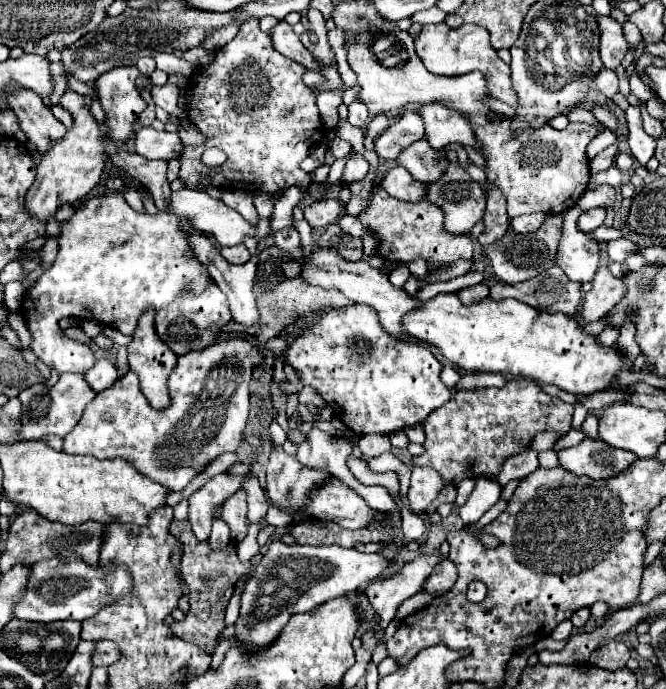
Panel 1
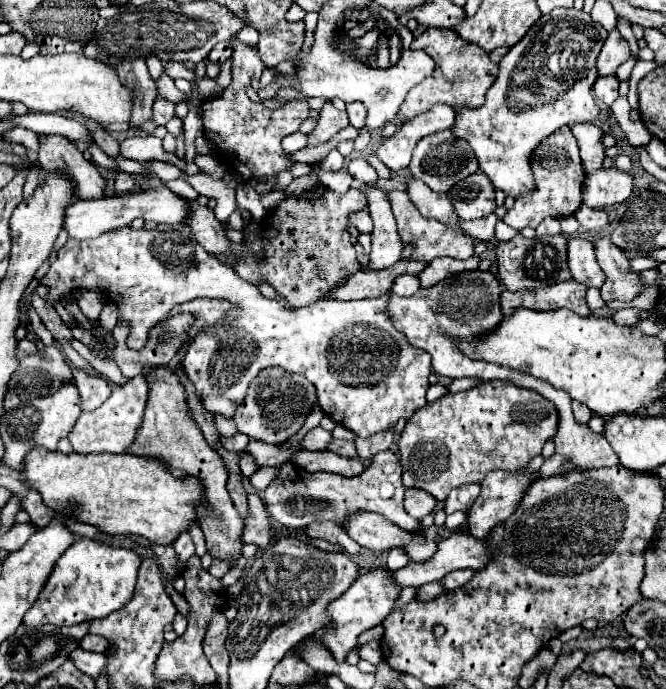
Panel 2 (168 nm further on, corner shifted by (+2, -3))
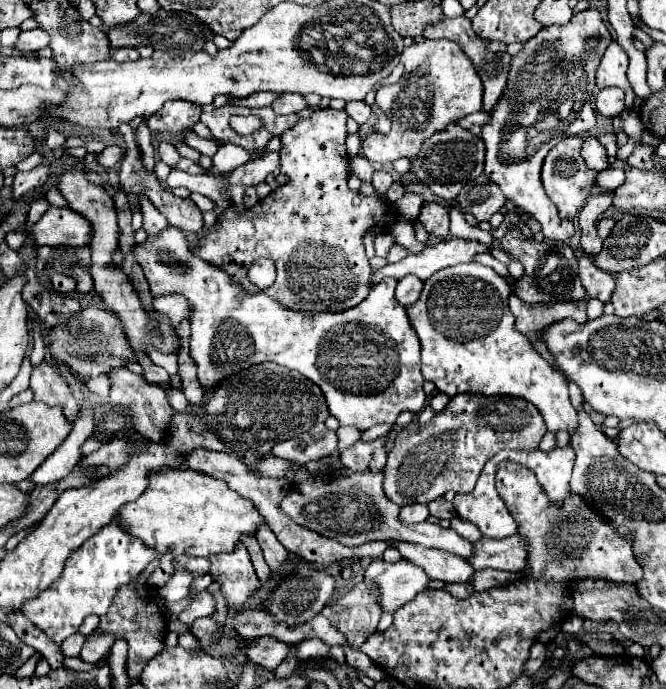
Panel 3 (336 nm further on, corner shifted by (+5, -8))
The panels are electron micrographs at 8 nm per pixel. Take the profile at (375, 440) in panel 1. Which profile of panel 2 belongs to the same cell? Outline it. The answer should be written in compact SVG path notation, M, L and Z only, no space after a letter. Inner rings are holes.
M392 450L378 452L371 459L370 464L364 468L364 472L354 478L344 478L344 476L326 474L326 472L308 474L306 470L290 462L282 464L280 468L282 472L278 474L278 480L272 480L270 486L264 490L264 504L270 516L286 528L304 530L308 524L324 522L324 520L330 520L342 526L352 514L356 514L358 510L366 510L366 512L374 512L388 518L390 522L398 524L406 532L422 530L420 522L408 516L402 506L402 496L404 496L404 488L400 480L402 468L400 468L398 456Z

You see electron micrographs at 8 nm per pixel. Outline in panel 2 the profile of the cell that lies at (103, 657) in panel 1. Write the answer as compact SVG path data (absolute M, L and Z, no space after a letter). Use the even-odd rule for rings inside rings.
M86 634L80 642L80 646L88 652L104 652L108 648L108 640L102 640L102 636L94 636L94 634Z

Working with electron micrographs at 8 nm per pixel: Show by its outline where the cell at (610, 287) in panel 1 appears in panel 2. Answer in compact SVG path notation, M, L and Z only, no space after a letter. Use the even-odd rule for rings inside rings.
M608 236L594 240L594 252L600 268L604 270L604 274L608 274L604 286L600 288L604 302L632 302L636 296L642 294L644 282L640 272L634 272L630 268L630 260L626 258L626 254L616 248Z

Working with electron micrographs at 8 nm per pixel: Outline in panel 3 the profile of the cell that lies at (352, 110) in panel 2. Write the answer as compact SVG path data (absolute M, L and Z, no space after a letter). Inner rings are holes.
M349 101L345 103L345 113L357 121L357 125L365 125L371 117L371 107L365 101Z

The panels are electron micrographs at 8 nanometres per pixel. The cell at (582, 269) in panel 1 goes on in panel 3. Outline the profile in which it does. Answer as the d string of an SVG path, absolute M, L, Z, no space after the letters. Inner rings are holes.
M589 255L577 257L577 263L579 263L579 277L581 277L581 283L587 291L587 295L607 303L615 289L615 277L603 269L599 269L595 265L593 257L589 257Z

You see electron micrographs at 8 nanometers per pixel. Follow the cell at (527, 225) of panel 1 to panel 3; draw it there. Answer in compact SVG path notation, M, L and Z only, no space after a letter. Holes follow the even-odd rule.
M435 201L423 203L421 213L419 213L419 221L435 237L443 239L449 235L449 211L441 203L435 203Z

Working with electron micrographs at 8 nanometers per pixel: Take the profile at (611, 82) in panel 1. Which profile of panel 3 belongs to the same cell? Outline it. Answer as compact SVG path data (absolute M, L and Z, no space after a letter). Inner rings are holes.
M599 89L597 93L597 111L605 117L615 117L625 109L625 91L623 89Z

